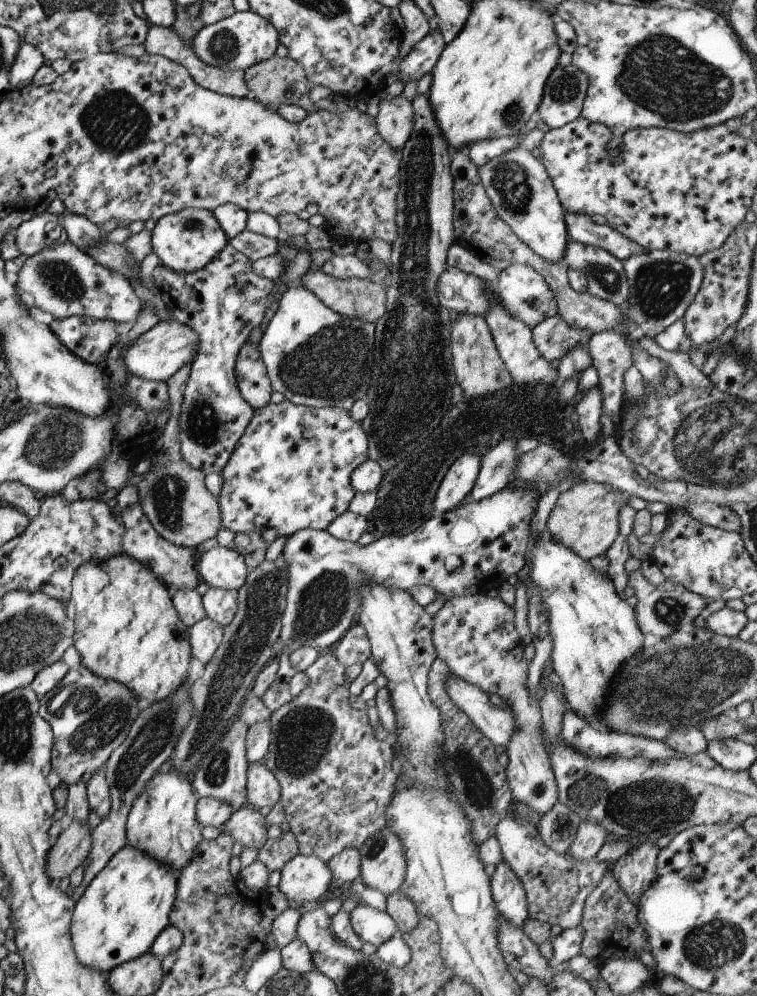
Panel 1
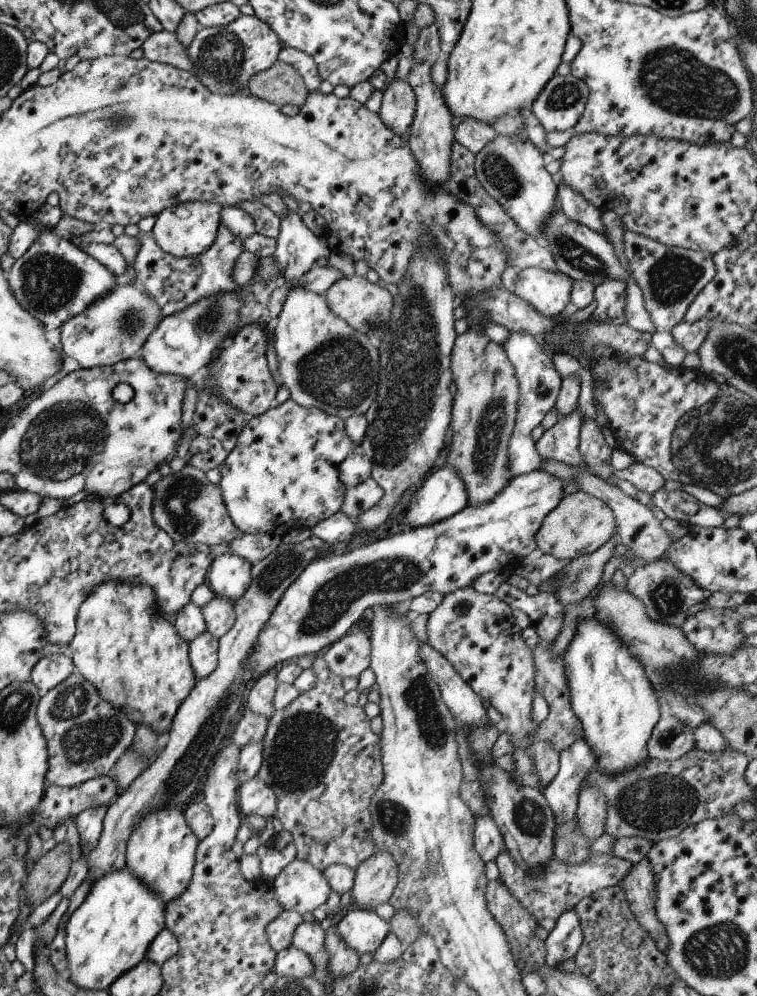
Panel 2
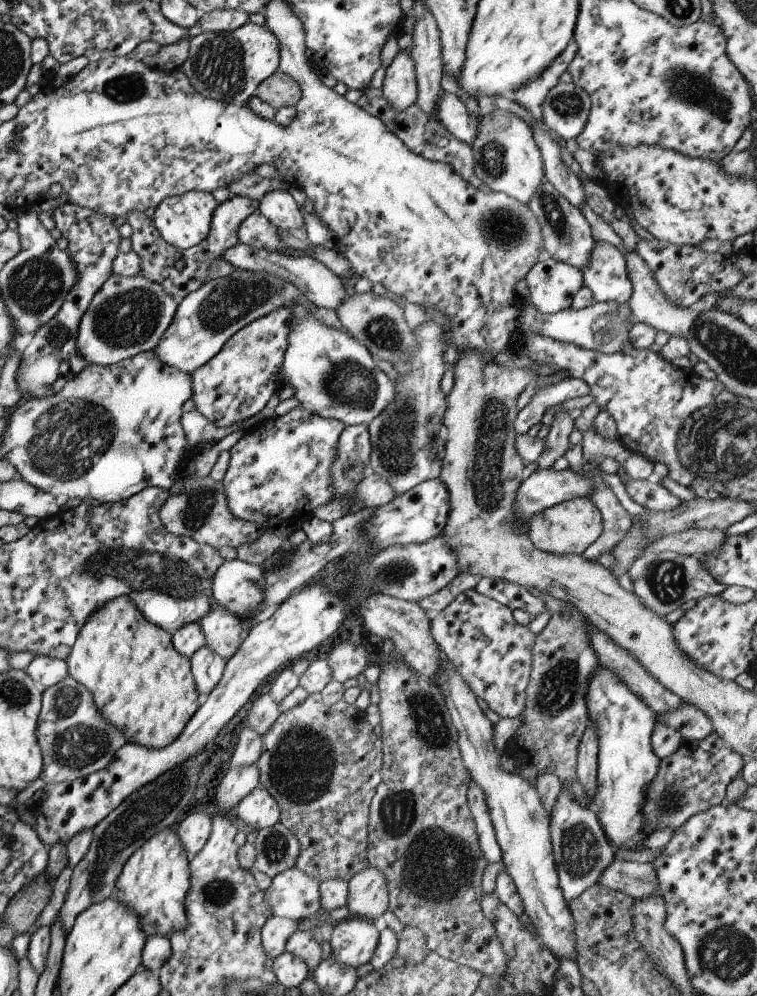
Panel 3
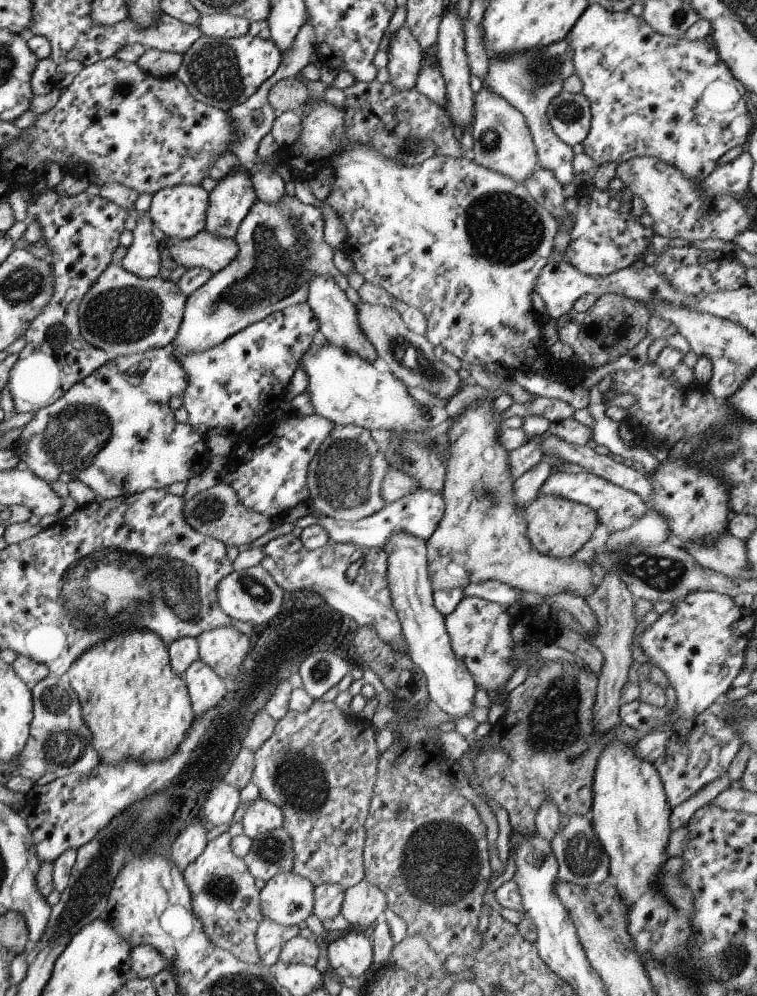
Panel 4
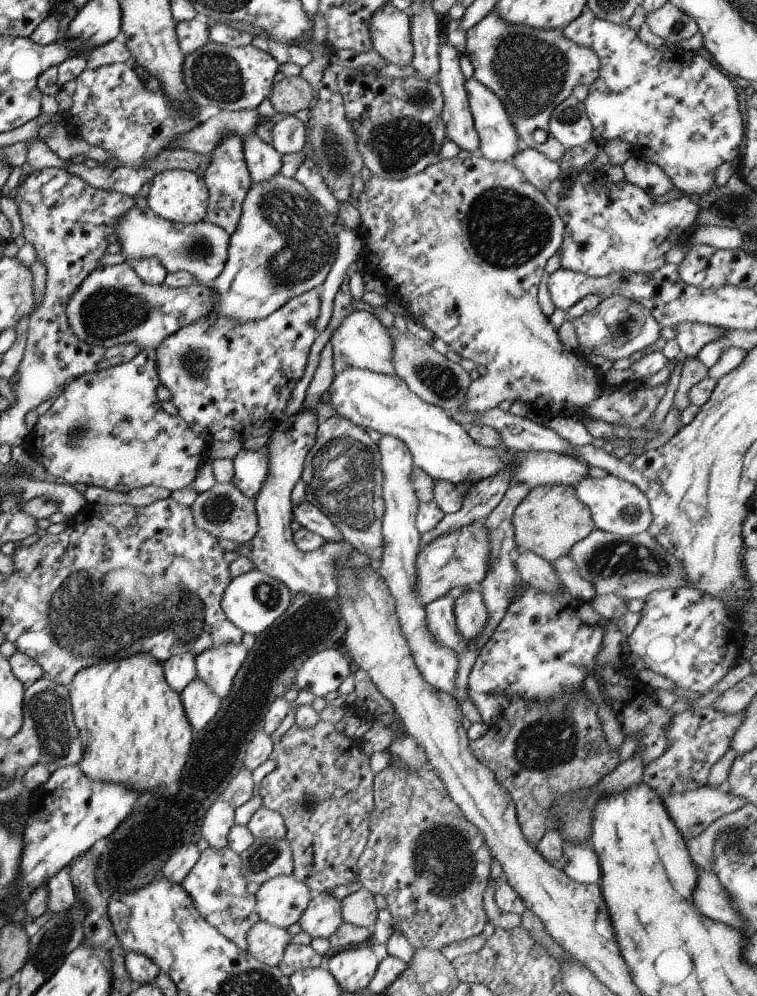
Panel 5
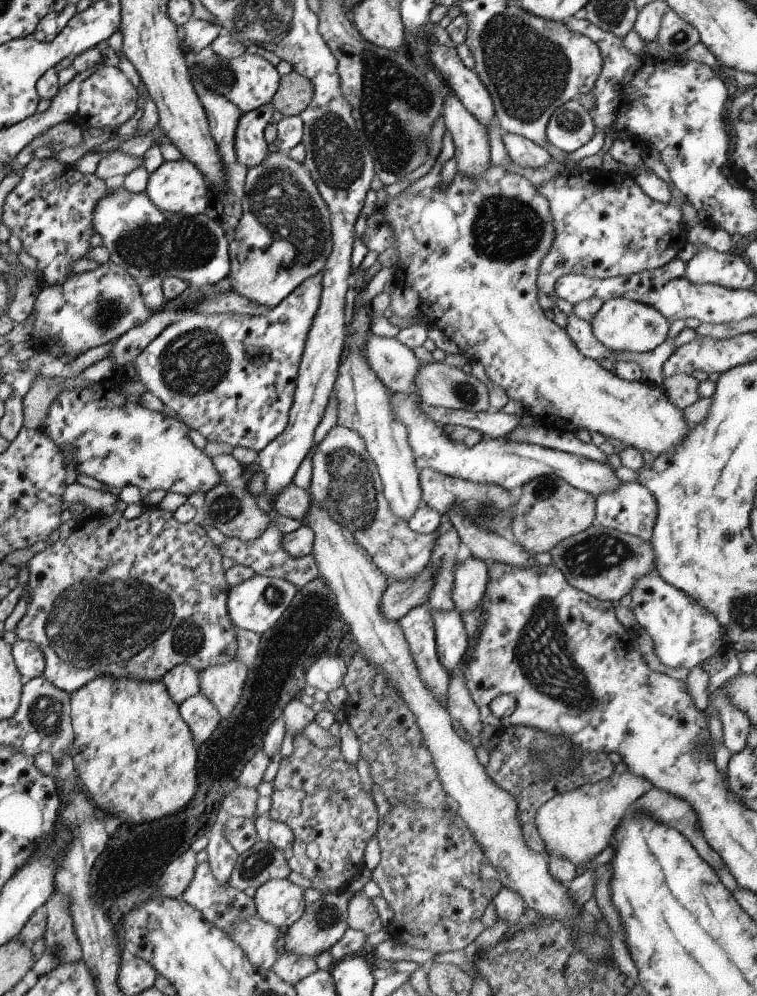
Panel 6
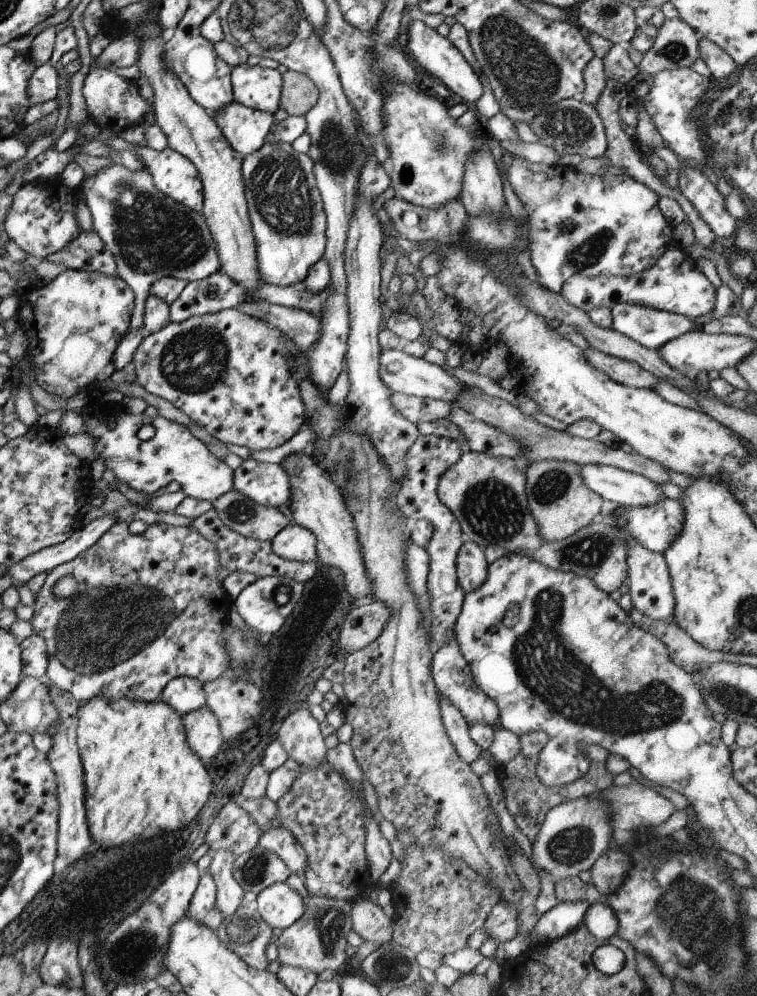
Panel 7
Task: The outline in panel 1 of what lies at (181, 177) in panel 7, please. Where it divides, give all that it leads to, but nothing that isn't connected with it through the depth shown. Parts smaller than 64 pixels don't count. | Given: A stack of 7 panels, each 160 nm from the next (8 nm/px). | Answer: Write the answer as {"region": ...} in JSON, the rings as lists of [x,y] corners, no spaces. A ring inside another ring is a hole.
{"region":[[[183,209],[156,220],[150,232],[150,247],[159,264],[178,273],[190,273],[205,266],[228,242],[228,238],[207,209]]]}

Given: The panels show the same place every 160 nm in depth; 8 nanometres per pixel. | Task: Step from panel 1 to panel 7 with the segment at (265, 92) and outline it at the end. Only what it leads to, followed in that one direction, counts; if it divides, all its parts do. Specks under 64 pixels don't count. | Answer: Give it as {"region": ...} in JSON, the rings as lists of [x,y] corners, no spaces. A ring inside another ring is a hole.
{"region":[[[294,71],[282,74],[279,109],[287,115],[305,115],[317,101],[317,88],[309,78]]]}

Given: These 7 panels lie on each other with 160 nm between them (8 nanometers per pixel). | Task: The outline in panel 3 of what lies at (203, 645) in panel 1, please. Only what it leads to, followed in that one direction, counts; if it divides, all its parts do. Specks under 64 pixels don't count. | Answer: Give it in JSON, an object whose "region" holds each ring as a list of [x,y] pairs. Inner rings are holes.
{"region":[[[205,646],[196,650],[188,659],[197,694],[209,694],[221,680],[226,662]]]}

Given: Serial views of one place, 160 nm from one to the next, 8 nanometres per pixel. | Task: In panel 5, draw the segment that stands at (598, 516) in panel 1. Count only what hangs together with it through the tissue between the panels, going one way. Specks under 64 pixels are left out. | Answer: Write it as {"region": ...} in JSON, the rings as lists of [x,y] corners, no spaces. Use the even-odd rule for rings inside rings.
{"region":[[[542,485],[530,489],[515,508],[511,525],[517,549],[531,552],[549,563],[567,556],[575,542],[594,530],[588,507],[578,500],[571,487],[564,485]]]}

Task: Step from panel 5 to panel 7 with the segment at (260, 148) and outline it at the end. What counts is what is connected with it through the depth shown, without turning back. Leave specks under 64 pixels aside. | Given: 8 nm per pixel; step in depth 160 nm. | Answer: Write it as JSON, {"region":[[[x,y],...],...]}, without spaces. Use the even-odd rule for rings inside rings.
{"region":[[[234,101],[225,104],[225,108],[211,117],[231,149],[242,157],[257,152],[265,144],[273,122],[271,114],[252,110]]]}

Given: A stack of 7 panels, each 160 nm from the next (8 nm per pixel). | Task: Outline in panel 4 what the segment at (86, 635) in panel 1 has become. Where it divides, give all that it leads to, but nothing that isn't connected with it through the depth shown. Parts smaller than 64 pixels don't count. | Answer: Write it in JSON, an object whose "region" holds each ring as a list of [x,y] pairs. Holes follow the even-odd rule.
{"region":[[[135,628],[133,631],[123,633],[118,637],[113,637],[111,640],[106,640],[102,643],[97,643],[95,646],[88,648],[81,653],[66,670],[67,673],[67,686],[75,693],[78,705],[80,706],[81,718],[87,727],[90,734],[91,746],[96,750],[98,760],[100,763],[106,765],[117,764],[122,759],[133,760],[136,763],[150,763],[164,761],[170,754],[173,754],[179,743],[184,739],[188,728],[194,721],[194,714],[191,710],[190,700],[187,694],[187,689],[183,679],[178,677],[169,666],[169,657],[166,646],[161,639],[153,634],[152,631],[141,630]]]}

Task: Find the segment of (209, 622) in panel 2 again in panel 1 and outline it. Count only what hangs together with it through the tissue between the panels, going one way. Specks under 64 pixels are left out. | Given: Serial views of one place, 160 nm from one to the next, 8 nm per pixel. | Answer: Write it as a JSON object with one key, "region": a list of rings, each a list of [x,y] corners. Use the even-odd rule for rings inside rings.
{"region":[[[209,587],[202,596],[205,617],[222,627],[232,621],[237,610],[237,591]]]}

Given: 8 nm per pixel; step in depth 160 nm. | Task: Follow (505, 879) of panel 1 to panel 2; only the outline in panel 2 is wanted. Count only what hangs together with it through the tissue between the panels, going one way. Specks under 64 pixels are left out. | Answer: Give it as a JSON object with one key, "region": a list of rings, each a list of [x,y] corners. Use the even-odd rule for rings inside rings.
{"region":[[[497,879],[486,882],[484,895],[487,910],[493,917],[493,920],[501,927],[510,946],[510,953],[516,962],[516,967],[521,976],[545,966],[544,958],[546,957],[546,950],[544,949],[543,943],[537,941],[533,934],[537,926],[537,920],[520,905],[520,902],[516,898],[512,897],[512,894],[509,894],[509,891],[503,886],[503,883]]]}

